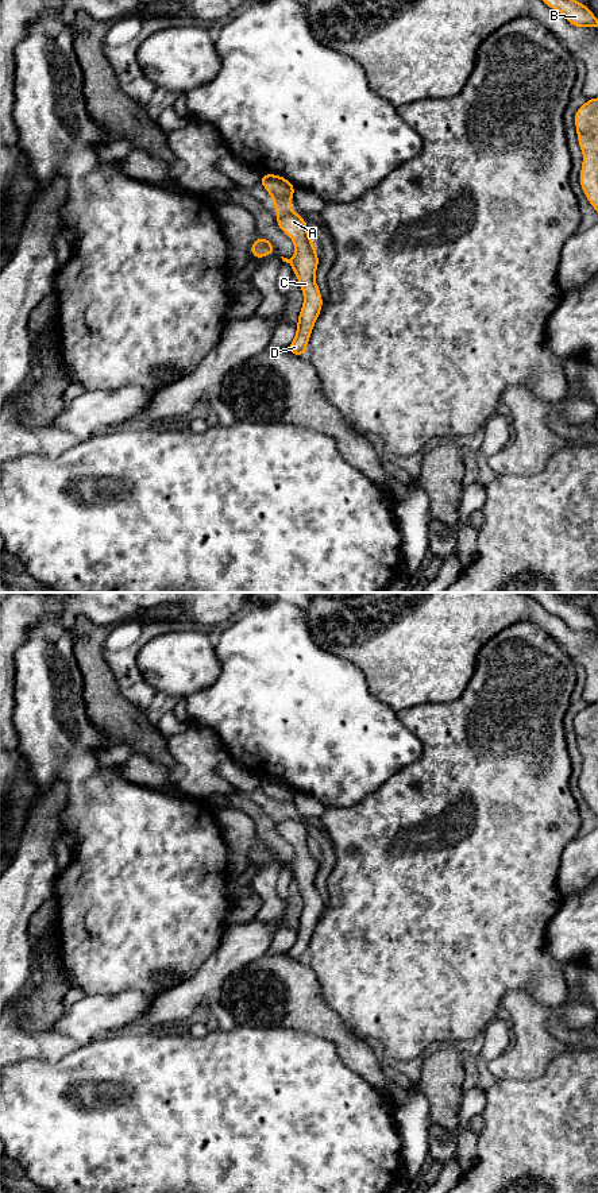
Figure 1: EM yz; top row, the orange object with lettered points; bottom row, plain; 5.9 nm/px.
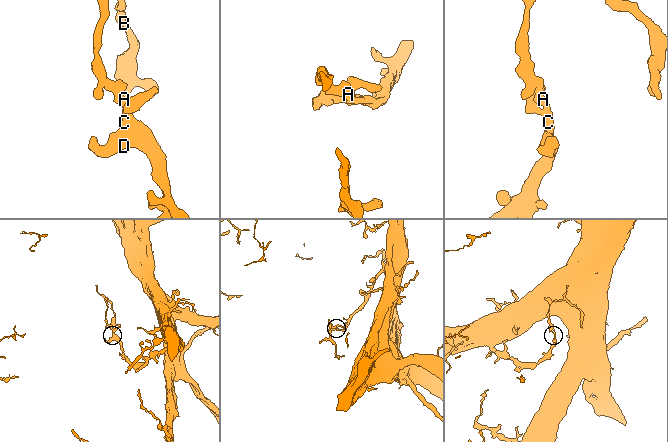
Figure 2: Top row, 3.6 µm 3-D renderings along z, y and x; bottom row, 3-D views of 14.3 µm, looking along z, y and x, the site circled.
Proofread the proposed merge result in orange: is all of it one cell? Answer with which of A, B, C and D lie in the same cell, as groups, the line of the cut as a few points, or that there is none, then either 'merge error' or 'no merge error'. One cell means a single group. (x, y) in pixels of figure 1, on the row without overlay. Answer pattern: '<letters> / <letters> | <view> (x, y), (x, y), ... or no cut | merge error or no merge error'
A B C D | no cut | no merge error

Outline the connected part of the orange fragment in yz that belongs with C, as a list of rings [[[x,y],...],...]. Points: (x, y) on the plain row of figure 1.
[[[261,779],[259,788],[271,800],[273,811],[277,815],[278,833],[293,845],[296,852],[292,864],[281,862],[292,870],[304,899],[296,942],[288,951],[288,955],[293,960],[302,961],[306,957],[312,934],[323,914],[323,900],[315,884],[320,865],[305,823],[290,812],[296,791],[277,779]]]

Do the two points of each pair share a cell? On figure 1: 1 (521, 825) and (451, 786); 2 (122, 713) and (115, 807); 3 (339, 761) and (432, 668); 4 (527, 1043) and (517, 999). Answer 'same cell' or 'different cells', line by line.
1: same cell
2: different cells
3: different cells
4: same cell

